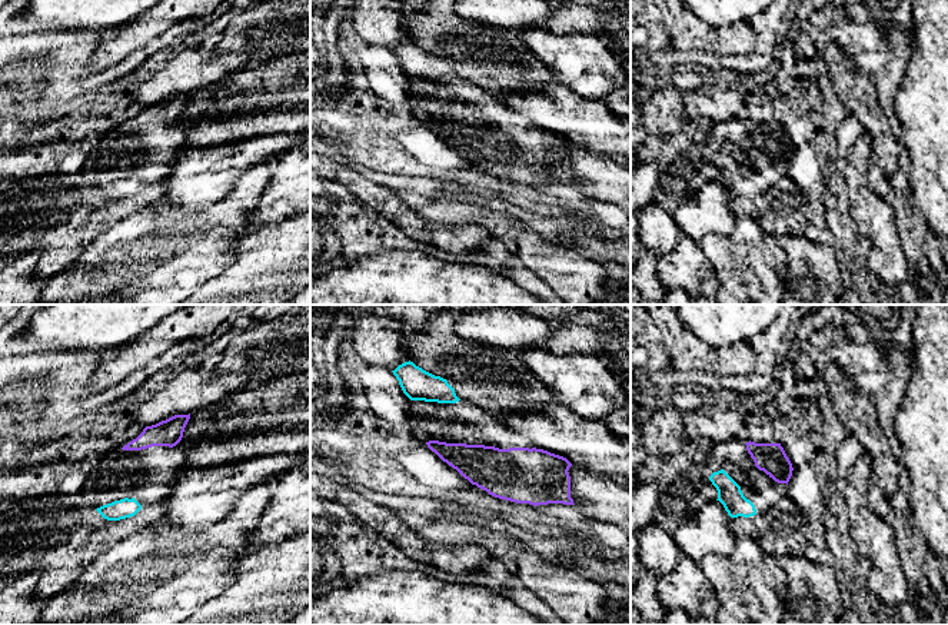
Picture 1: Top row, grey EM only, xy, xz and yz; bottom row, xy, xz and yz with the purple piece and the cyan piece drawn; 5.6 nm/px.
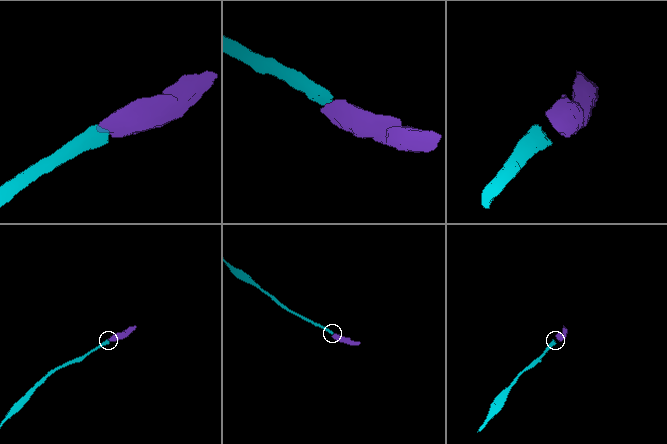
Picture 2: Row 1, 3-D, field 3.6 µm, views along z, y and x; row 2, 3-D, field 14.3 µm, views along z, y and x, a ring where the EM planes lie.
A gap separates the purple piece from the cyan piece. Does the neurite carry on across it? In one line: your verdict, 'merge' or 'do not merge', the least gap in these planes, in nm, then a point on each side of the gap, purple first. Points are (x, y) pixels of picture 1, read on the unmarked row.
merge; 150 nm apart; from purple across yz (755, 145), (737, 163)

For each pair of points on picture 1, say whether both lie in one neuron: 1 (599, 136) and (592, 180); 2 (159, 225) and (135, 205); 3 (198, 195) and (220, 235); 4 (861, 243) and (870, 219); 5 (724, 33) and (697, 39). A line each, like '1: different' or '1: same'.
1: different
2: different
3: different
4: different
5: same

